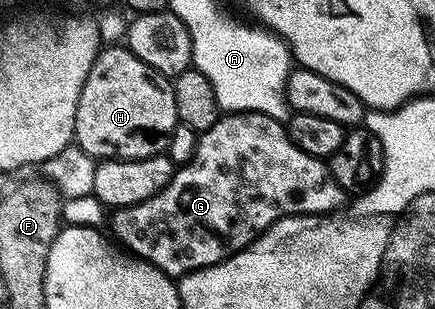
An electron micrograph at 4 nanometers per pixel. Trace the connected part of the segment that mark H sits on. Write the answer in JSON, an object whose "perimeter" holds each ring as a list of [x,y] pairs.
{"perimeter":[[[113,44],[98,53],[81,89],[75,112],[75,142],[84,153],[94,160],[143,160],[163,154],[168,148],[169,136],[178,123],[175,92],[170,79],[151,68],[151,64],[143,64],[143,60],[139,60],[139,56],[132,54],[124,45]]]}

